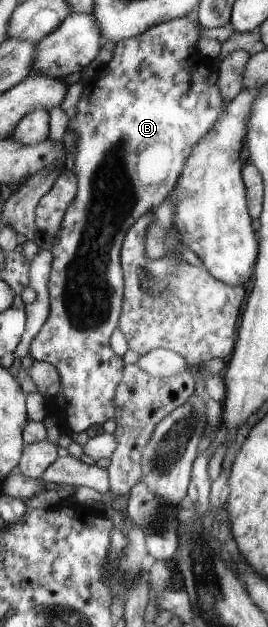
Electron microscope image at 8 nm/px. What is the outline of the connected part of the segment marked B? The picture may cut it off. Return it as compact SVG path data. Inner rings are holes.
M179 18L169 22L161 23L160 25L147 29L140 35L129 37L119 41L113 52L112 60L104 67L99 68L93 77L88 78L84 82L77 82L69 87L79 87L80 96L75 107L75 114L69 118L69 126L67 129L74 133L77 138L77 145L70 149L70 168L78 176L78 195L75 197L74 202L71 203L65 218L63 219L63 228L55 238L54 245L51 249L53 253L53 266L51 267L51 274L49 275L49 293L51 299L51 310L49 319L41 332L35 337L32 342L30 356L34 360L41 362L51 363L58 371L61 377L61 395L58 398L50 398L48 400L50 412L57 419L62 420L63 427L67 427L67 432L74 432L75 435L83 433L93 427L93 425L102 426L105 421L115 418L115 393L117 387L123 381L123 371L126 367L123 357L119 357L113 349L111 349L111 335L115 333L118 328L121 315L123 314L123 303L125 300L125 275L123 275L123 265L121 259L121 251L123 248L123 241L127 231L135 225L135 221L139 217L143 217L149 211L157 212L159 205L169 197L169 193L177 186L178 180L185 169L187 161L191 157L195 149L195 145L211 132L213 127L216 127L218 120L222 118L223 114L223 97L221 87L217 83L209 84L207 79L212 71L209 70L211 61L209 57L204 57L199 52L197 43L201 41L199 34L199 27L203 28L199 19L194 21L191 19Z

